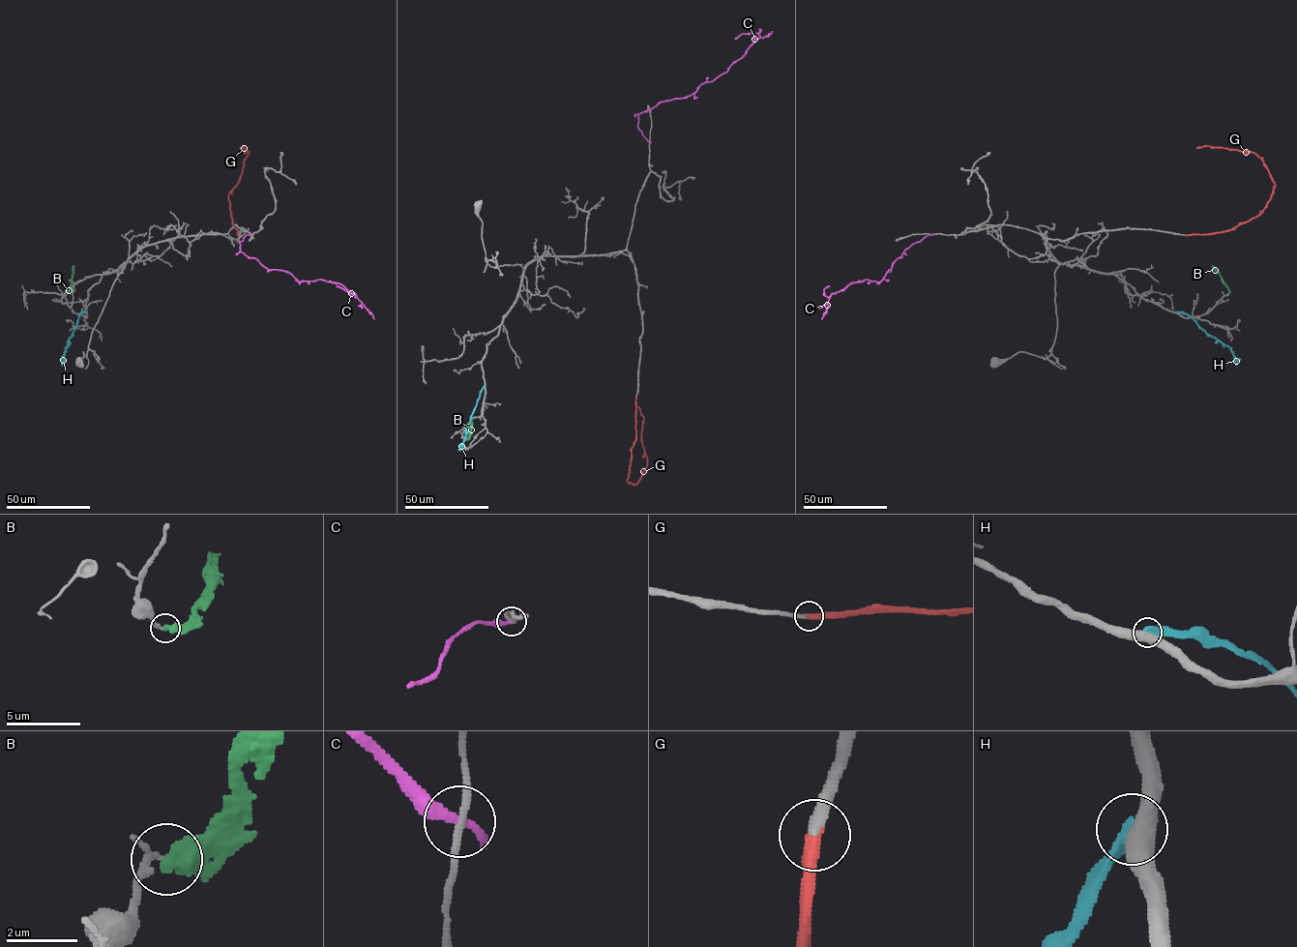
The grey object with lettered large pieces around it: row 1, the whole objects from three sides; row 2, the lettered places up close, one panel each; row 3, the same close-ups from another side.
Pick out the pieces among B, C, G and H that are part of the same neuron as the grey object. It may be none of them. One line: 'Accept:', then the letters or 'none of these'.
Accept: G

